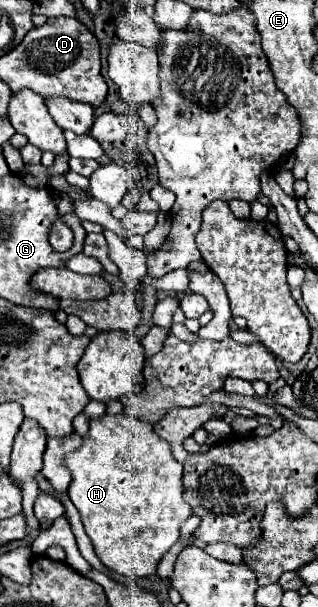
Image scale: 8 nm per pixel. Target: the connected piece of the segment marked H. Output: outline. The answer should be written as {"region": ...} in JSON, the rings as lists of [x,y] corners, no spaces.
{"region":[[[107,414],[101,420],[89,422],[89,436],[83,446],[65,458],[73,474],[69,498],[81,514],[87,536],[93,542],[99,560],[113,572],[123,576],[151,576],[157,572],[159,560],[179,540],[181,524],[193,516],[193,510],[183,500],[183,466],[173,458],[167,440],[153,432],[149,422],[129,414]]]}

